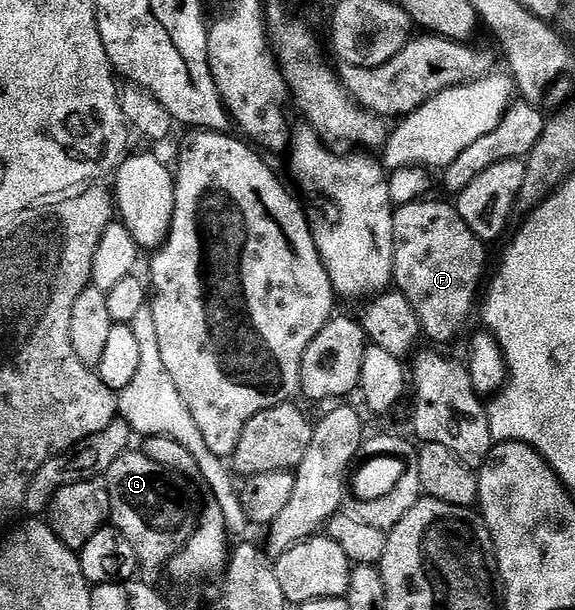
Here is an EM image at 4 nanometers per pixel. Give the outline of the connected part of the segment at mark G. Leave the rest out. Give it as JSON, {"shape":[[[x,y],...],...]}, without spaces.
{"shape":[[[142,452],[117,456],[105,475],[109,492],[110,525],[116,526],[129,540],[137,560],[145,571],[166,567],[173,555],[193,536],[197,525],[197,502],[192,479],[174,470],[153,464]]]}

